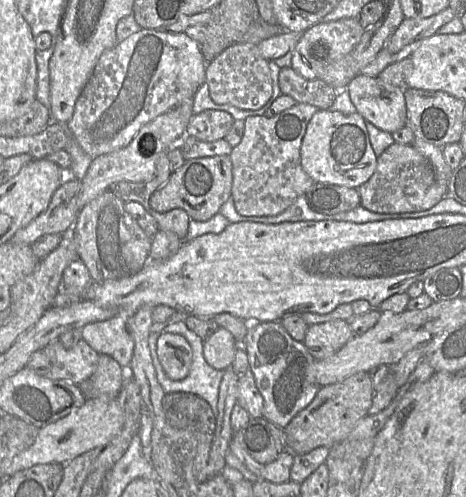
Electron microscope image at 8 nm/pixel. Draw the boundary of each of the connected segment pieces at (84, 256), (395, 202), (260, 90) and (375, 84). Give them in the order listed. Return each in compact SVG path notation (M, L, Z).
M106 190L87 203L71 228L78 258L89 270L92 282L101 283L138 273L149 260L152 238L125 210L125 202Z
M394 143L377 158L373 175L357 188L360 205L381 214L418 212L432 208L448 193L448 182L437 176L430 161L413 145Z
M237 42L217 55L206 66L206 80L211 99L216 104L229 104L244 110L262 108L272 95L269 60L259 52L257 44Z
M358 74L350 81L347 89L356 111L365 121L389 133L394 133L406 126L407 108L404 88L391 85L378 76L371 77Z

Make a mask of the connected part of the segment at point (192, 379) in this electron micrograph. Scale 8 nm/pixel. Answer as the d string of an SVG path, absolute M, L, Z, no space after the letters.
M184 320L170 323L164 327L164 332L183 336L192 348L192 363L189 374L183 380L174 381L165 374L158 359L157 351L153 366L156 377L166 394L191 393L206 400L213 412L218 413L219 387L223 377L223 371L211 367L203 355L204 341L192 332Z

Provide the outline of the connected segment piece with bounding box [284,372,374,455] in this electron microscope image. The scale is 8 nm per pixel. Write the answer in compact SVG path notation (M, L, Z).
M358 372L339 383L321 387L312 402L298 412L284 428L289 451L294 455L302 455L320 446L332 447L368 415L373 395L374 388L369 372Z

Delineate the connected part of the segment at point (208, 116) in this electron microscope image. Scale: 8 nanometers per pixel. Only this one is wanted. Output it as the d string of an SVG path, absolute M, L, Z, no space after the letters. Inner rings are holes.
M206 110L194 114L188 123L186 135L212 142L223 139L231 130L234 118L223 110Z

